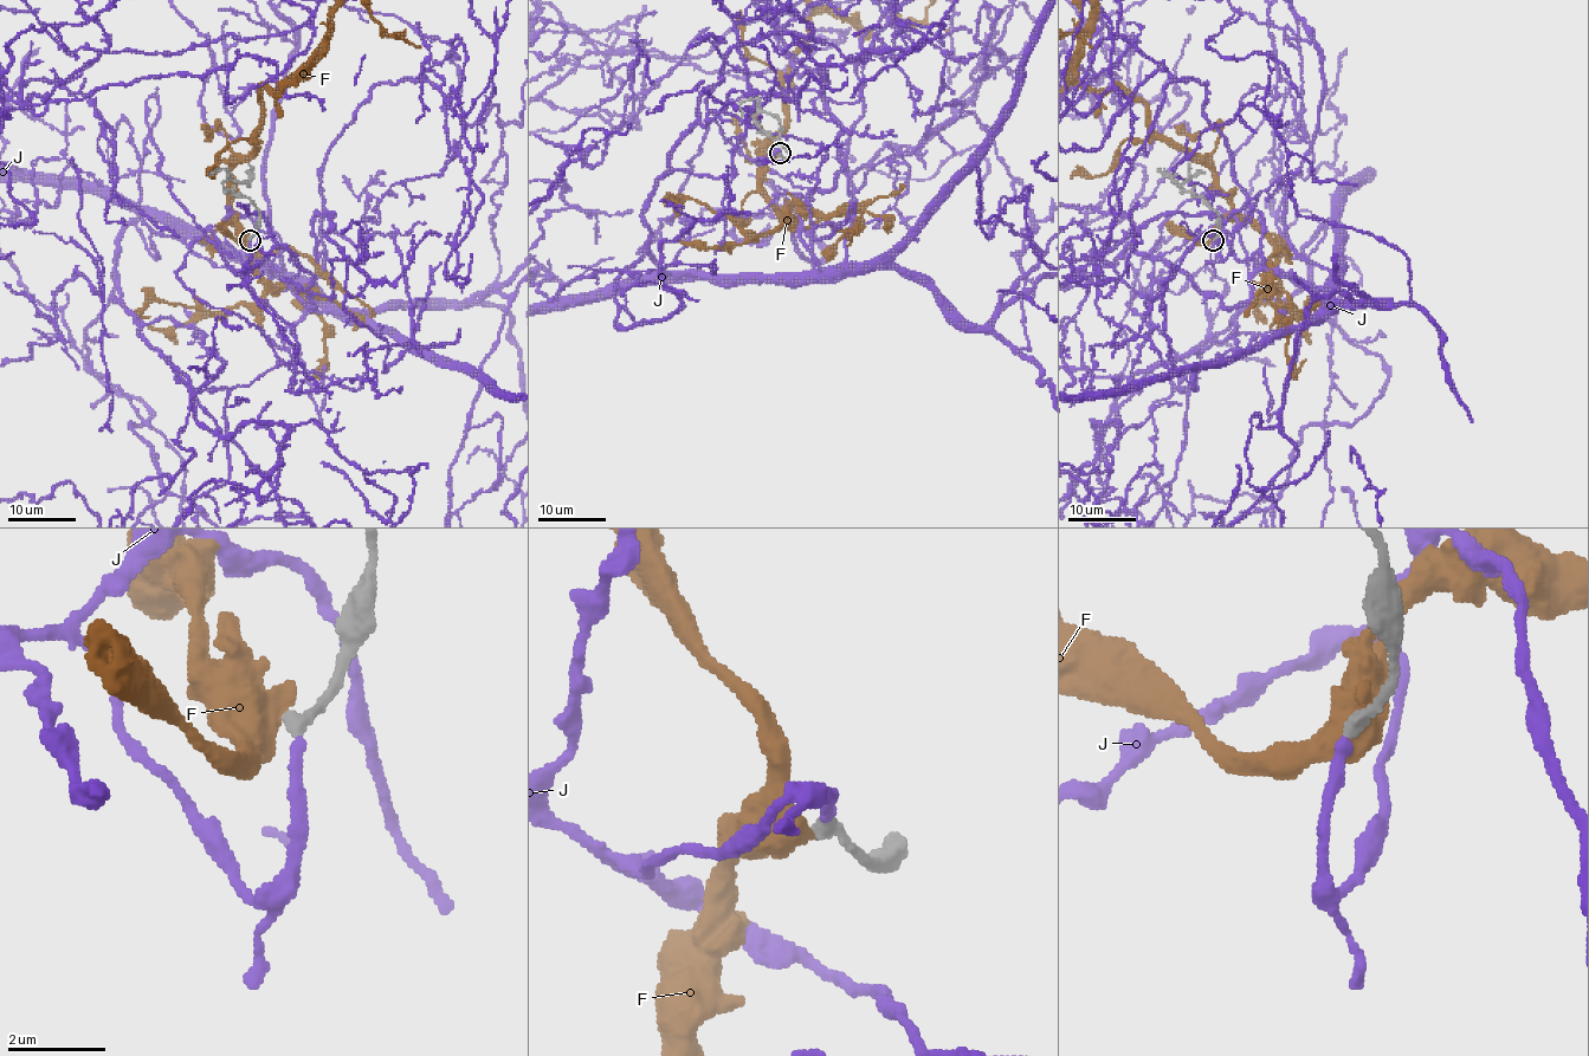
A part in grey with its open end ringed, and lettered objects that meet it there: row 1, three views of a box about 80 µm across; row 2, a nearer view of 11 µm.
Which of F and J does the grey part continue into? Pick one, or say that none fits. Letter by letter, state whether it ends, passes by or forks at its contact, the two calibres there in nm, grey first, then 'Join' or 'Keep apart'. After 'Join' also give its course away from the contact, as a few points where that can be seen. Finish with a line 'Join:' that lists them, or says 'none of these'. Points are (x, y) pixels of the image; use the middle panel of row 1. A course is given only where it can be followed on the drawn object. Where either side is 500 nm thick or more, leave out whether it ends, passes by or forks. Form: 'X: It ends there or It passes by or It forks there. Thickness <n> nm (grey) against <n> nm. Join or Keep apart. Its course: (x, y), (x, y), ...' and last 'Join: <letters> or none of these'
F: Thickness 300 nm (grey) against 800 nm. Keep apart
J: It ends there. Thickness 280 nm (grey) against 240 nm. Join
Join: J

